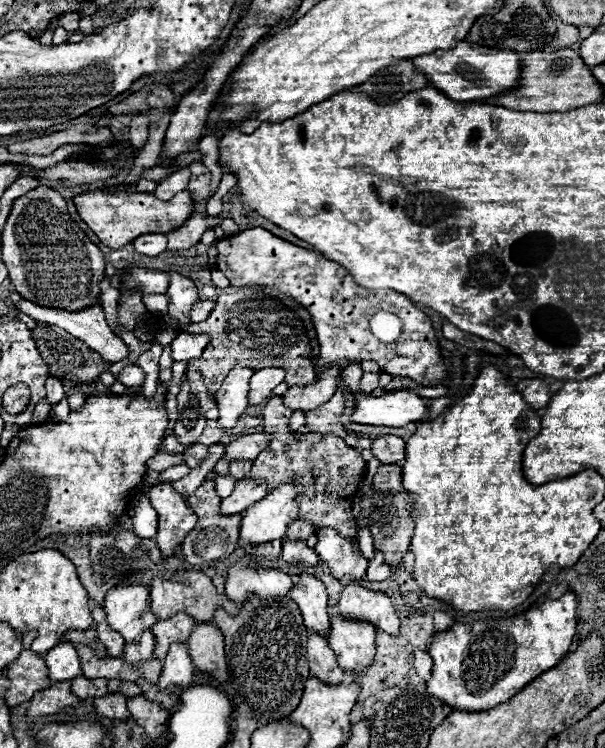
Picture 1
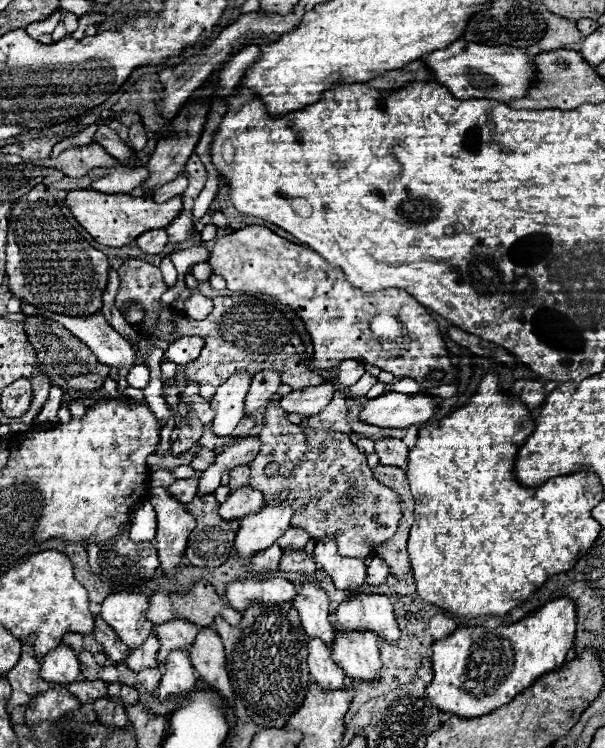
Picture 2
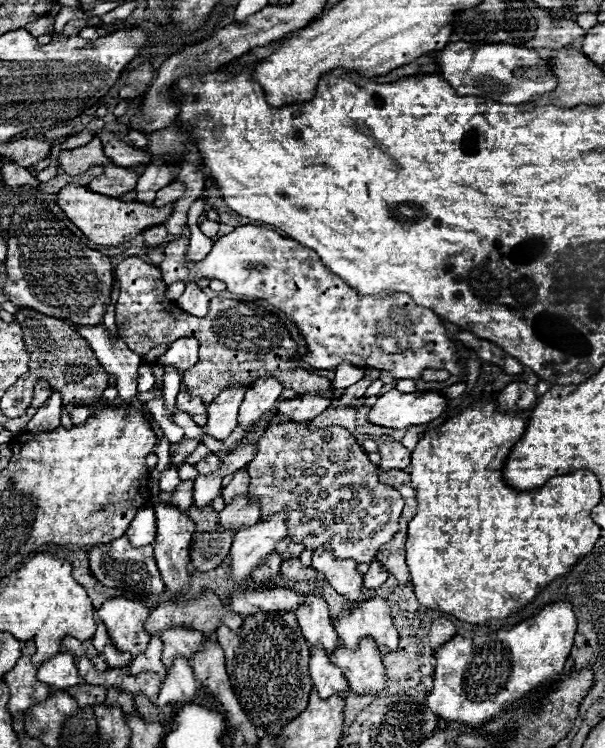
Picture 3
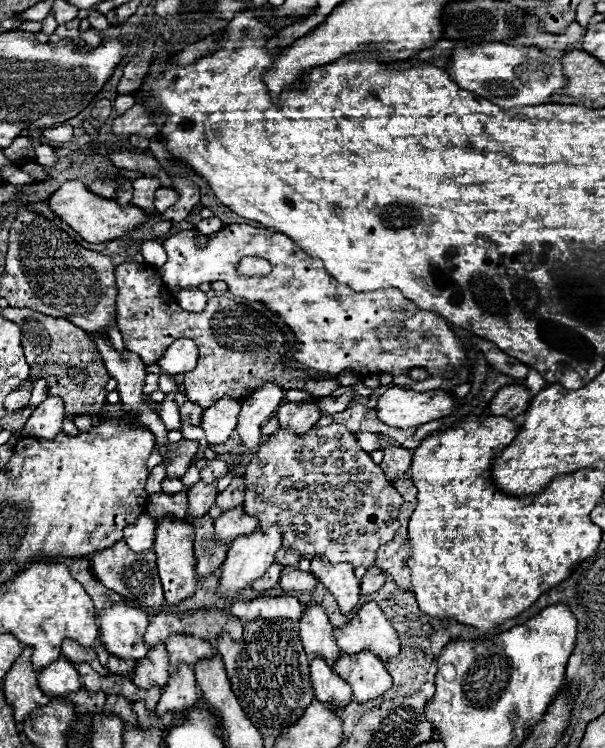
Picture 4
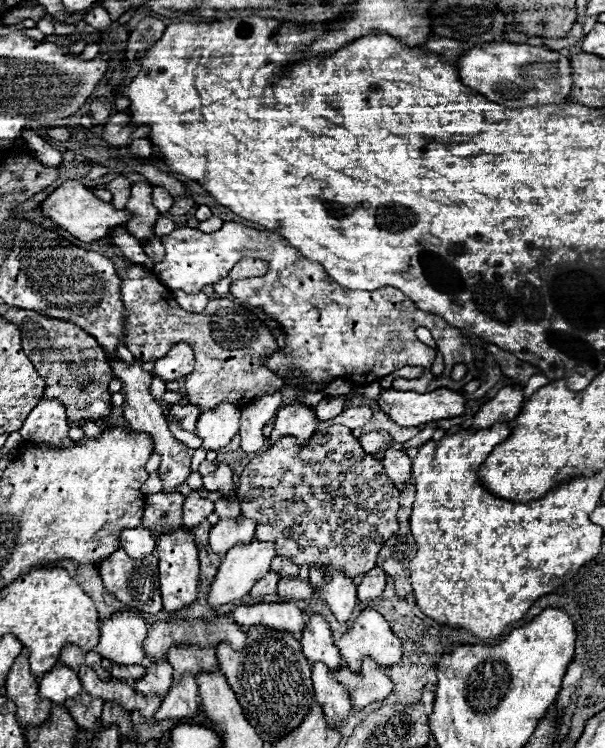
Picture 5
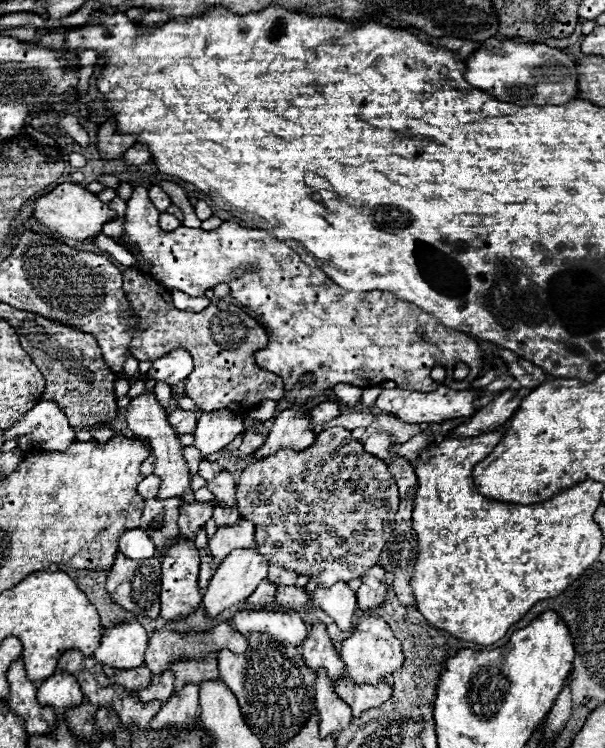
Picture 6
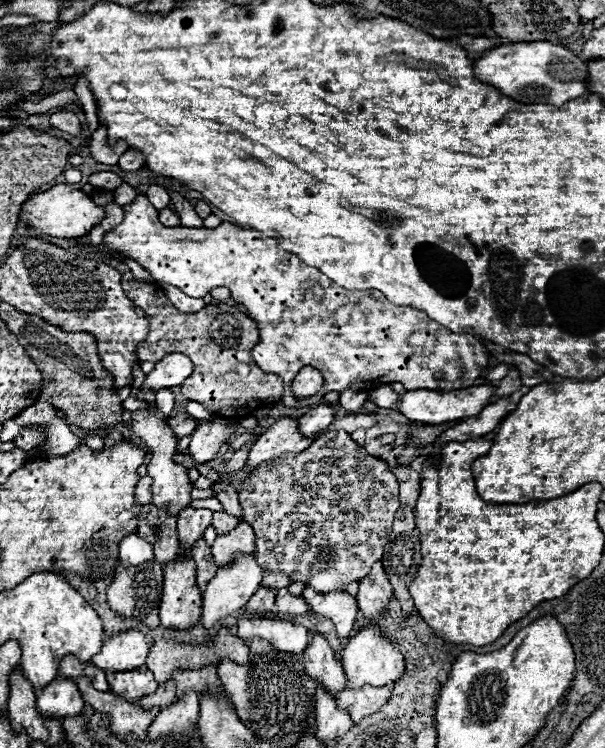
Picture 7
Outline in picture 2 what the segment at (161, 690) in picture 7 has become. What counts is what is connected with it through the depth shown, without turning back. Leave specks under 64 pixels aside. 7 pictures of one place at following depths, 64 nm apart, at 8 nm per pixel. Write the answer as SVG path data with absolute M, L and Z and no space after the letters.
M150 634L142 646L130 650L130 654L126 656L126 666L128 666L130 670L134 670L134 672L138 672L138 670L142 670L142 668L160 666L158 660L156 660L158 648L160 648L158 638L156 638L154 634Z

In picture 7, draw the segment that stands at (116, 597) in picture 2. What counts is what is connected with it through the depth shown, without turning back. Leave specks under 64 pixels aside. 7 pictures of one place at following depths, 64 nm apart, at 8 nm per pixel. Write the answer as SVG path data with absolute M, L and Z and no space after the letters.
M122 630L114 636L106 636L102 650L92 656L92 662L112 672L126 672L144 666L148 656L148 640L140 630Z

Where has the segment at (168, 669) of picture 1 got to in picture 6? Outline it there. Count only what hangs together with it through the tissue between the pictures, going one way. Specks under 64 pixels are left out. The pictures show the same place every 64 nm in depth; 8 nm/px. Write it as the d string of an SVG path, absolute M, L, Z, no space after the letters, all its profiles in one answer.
M186 684L182 690L174 692L162 710L150 722L152 730L162 726L190 726L198 718L198 686Z

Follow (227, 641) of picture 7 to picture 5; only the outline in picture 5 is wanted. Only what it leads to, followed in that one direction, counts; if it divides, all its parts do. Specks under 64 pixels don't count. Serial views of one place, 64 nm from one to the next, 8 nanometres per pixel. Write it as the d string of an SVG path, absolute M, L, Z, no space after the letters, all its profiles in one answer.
M224 614L214 616L214 620L168 620L168 622L160 620L160 622L154 622L150 626L148 636L144 640L144 650L146 650L150 660L158 660L158 658L166 656L170 646L174 646L174 644L216 646L224 640L228 640L234 648L244 648L244 642L246 642L246 632L242 632L242 628L232 618L226 618Z

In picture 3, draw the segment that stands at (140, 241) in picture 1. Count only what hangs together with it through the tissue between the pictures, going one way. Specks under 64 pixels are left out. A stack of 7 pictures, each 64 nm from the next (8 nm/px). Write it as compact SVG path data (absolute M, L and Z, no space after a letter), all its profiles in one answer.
M156 226L156 228L148 228L144 234L144 246L146 248L160 248L166 242L166 228L164 226Z

